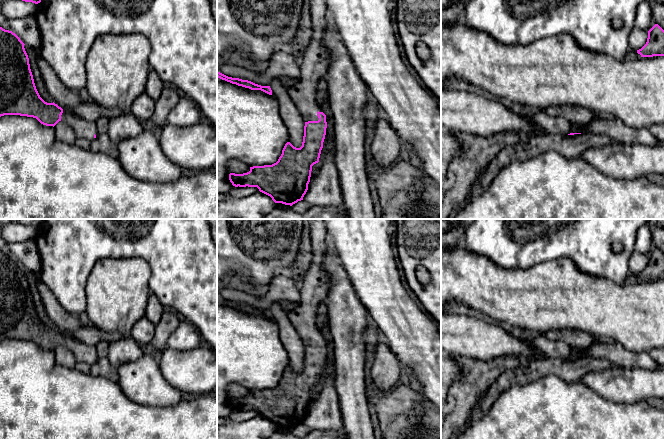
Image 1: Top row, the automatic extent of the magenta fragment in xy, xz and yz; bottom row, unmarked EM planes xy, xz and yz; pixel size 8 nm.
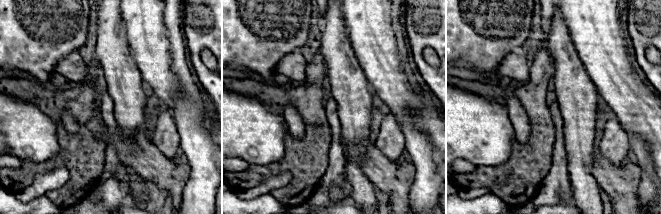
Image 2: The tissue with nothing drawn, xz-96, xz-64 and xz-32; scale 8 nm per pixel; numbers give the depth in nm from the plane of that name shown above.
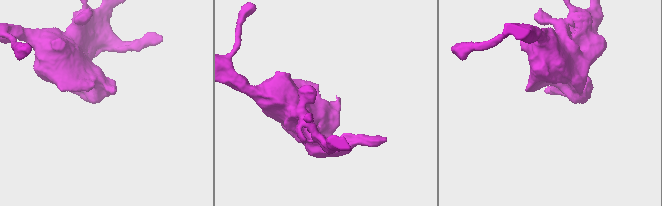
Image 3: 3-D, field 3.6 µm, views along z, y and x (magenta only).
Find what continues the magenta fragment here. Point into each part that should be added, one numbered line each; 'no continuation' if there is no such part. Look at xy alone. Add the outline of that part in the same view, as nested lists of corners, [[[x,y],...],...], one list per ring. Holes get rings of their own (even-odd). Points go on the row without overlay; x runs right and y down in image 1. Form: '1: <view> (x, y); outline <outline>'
1: xy (83, 353); outline [[[63,333],[61,345],[67,346],[70,349],[70,351],[74,354],[77,362],[93,365],[94,360],[98,359],[95,346],[88,346],[68,334]]]

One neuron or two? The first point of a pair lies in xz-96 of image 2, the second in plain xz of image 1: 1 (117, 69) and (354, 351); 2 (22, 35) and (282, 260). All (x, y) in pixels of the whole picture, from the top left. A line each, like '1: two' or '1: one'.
1: one
2: one

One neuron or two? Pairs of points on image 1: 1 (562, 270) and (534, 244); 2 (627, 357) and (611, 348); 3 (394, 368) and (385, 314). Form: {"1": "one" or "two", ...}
{"1": "two", "2": "one", "3": "two"}

